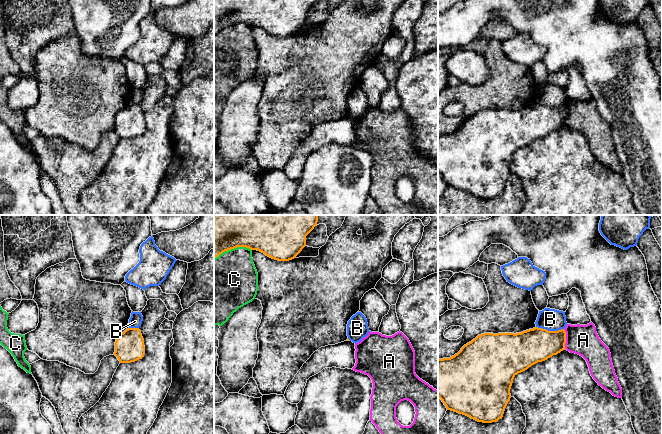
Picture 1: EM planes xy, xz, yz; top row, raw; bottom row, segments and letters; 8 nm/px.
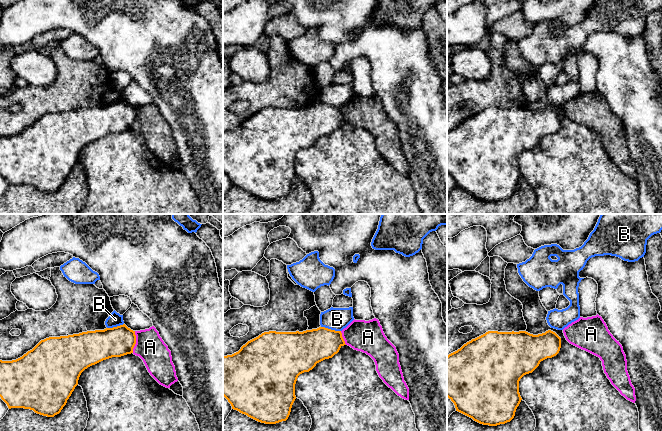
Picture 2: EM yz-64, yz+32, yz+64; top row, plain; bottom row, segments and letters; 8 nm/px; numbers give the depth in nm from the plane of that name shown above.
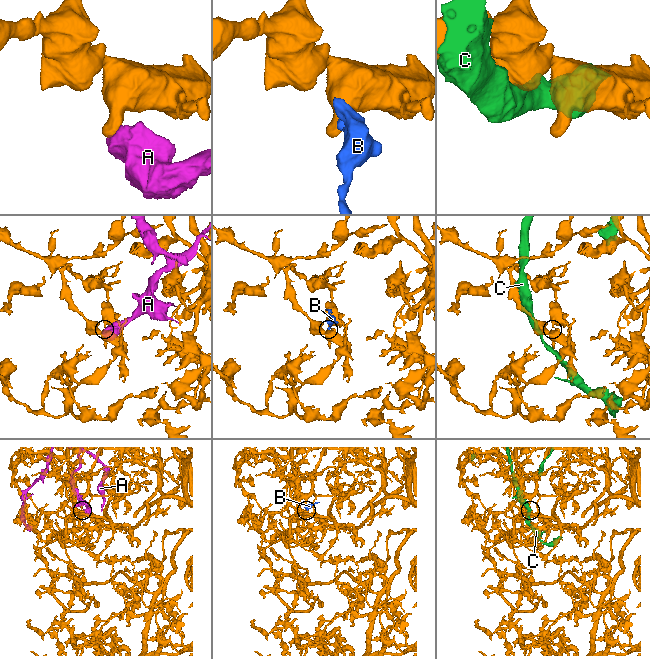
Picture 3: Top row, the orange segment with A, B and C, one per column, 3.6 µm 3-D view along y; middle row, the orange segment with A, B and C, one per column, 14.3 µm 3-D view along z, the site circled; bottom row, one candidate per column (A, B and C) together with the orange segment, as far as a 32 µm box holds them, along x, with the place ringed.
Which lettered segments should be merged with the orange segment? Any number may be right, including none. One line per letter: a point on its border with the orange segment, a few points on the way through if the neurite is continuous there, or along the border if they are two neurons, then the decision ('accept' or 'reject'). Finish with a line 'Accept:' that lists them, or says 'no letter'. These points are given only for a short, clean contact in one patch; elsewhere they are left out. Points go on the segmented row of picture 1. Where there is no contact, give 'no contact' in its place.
A: contact yz (565, 339); border yz (563, 329), (565, 332), (565, 348); reject
B: contact yz (550, 331); border yz (536, 326), (548, 330), (563, 329); reject
C: contact xz (232, 248); reject
Accept: no letter

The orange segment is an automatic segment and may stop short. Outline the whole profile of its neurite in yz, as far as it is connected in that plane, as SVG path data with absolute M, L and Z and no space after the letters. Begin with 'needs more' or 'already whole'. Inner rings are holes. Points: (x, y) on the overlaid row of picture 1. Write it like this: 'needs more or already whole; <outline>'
already whole; M535 327L521 333L484 333L450 358L438 359L438 397L447 410L466 415L483 423L503 417L510 401L514 377L532 365L565 350L564 329L548 331Z

